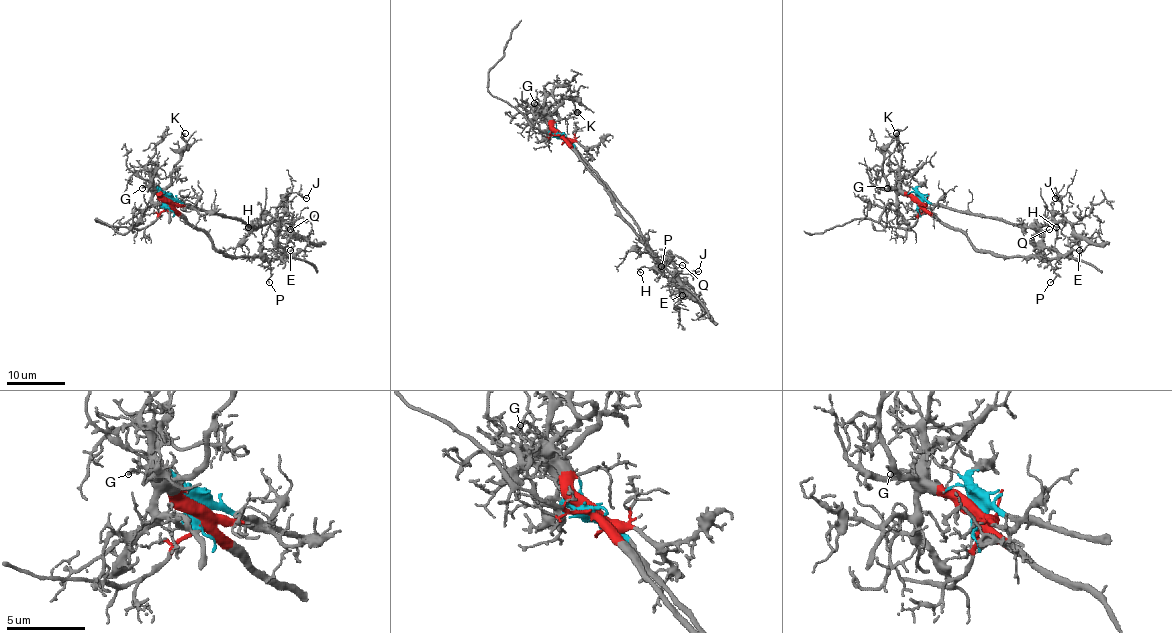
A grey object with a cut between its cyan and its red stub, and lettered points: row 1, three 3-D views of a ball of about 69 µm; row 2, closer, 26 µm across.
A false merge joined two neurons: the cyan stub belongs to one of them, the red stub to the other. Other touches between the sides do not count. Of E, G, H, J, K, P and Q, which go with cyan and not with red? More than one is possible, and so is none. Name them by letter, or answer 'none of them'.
E, H, J

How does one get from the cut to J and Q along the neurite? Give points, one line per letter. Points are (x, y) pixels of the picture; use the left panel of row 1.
J: (167, 202), (180, 201), (263, 226), (276, 217), (278, 204), (289, 192), (298, 192), (307, 198)
Q: (167, 202), (187, 223), (199, 227), (216, 249), (234, 256), (278, 258), (282, 252), (278, 235), (291, 229)

